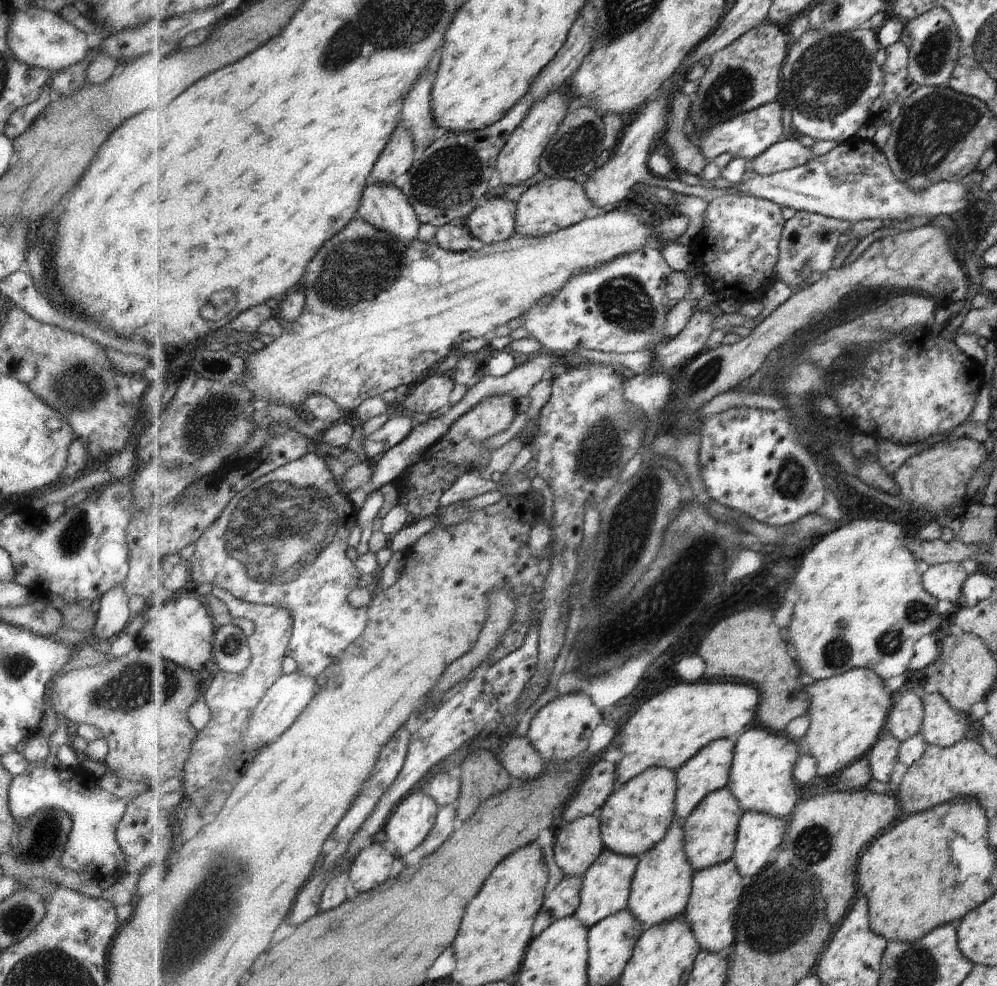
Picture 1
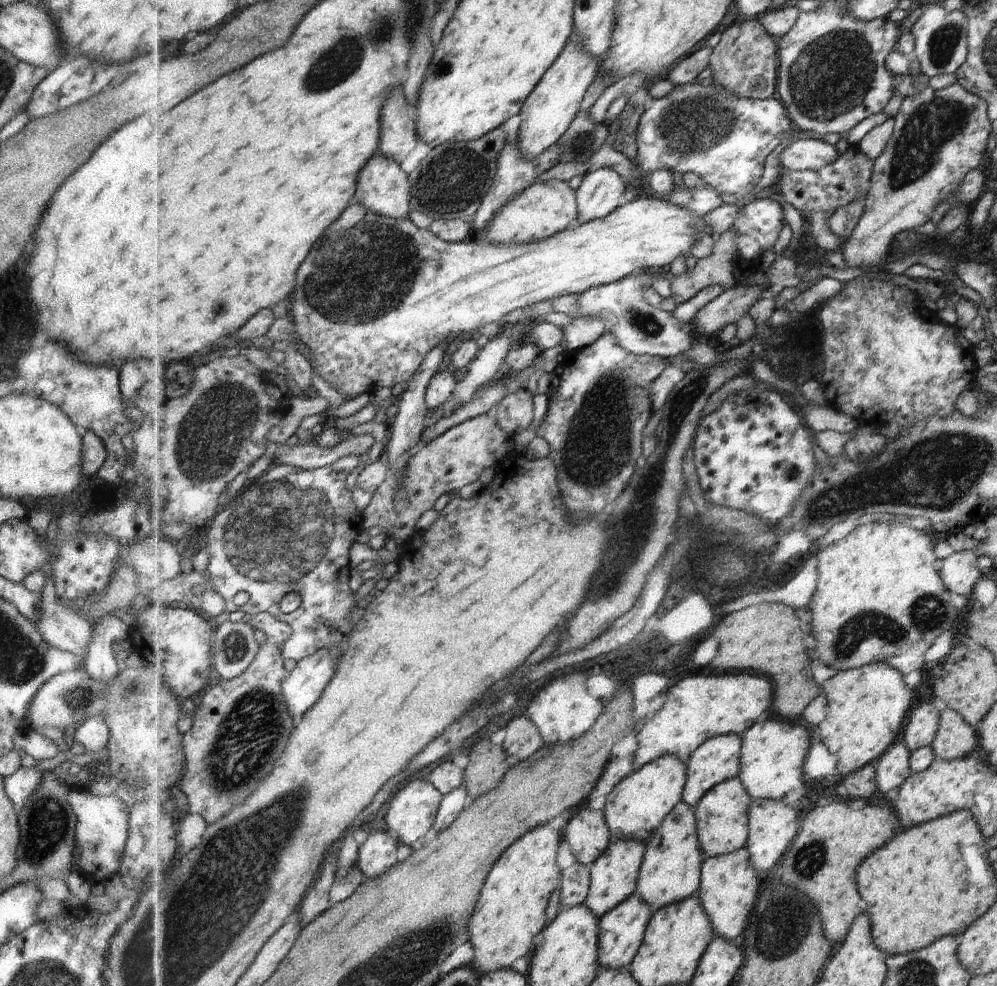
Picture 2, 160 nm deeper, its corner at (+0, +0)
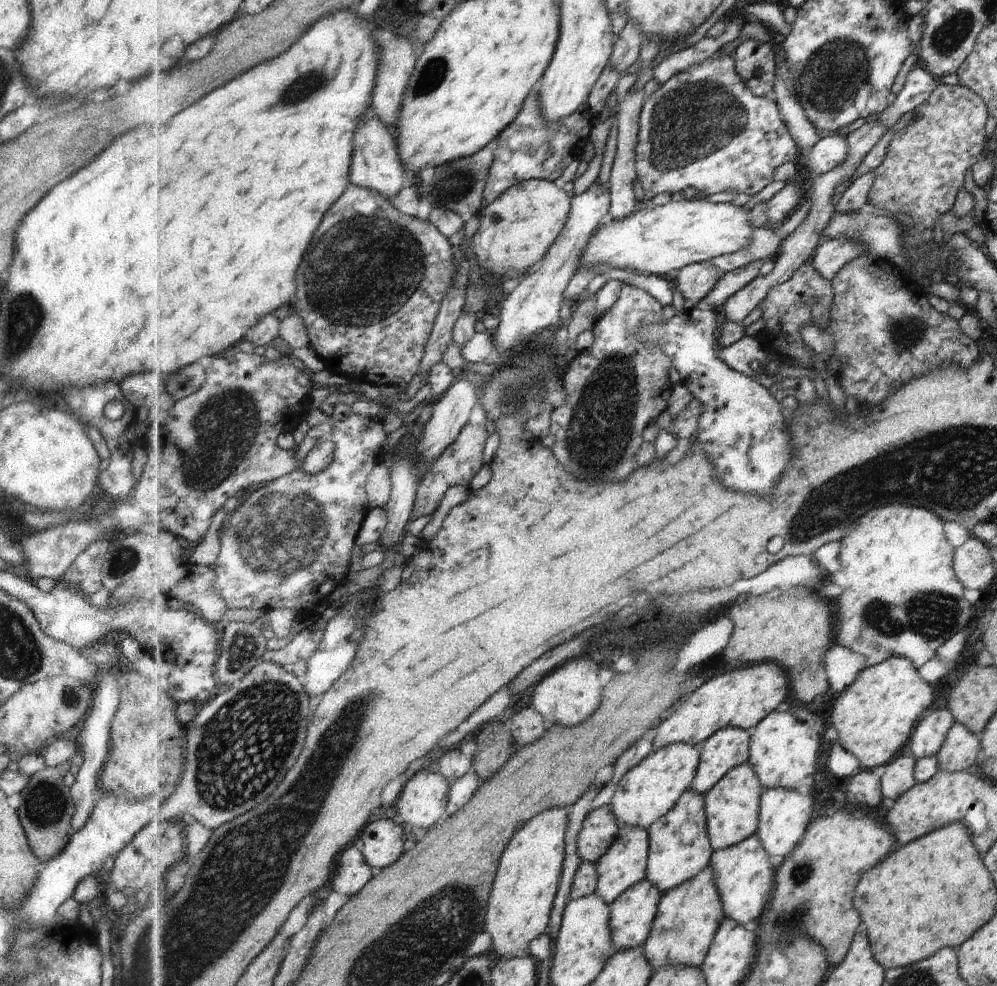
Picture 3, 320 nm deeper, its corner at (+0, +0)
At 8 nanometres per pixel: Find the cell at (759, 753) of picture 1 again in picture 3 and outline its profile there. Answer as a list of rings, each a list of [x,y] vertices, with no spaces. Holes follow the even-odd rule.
[[[794,706],[786,711],[773,711],[752,730],[750,740],[750,760],[760,783],[765,789],[781,787],[809,793],[815,772],[819,752],[821,752],[821,732],[817,730],[819,718],[810,707]]]

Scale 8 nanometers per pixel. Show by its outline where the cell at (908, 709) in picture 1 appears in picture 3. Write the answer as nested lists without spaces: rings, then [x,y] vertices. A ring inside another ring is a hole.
[[[927,709],[915,727],[908,744],[912,756],[918,761],[937,755],[943,748],[946,732],[953,723],[953,717],[947,709]]]

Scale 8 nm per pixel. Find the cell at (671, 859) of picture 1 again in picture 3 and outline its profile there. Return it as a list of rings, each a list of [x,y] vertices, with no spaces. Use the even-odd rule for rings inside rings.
[[[687,789],[665,816],[655,821],[649,828],[650,856],[648,859],[647,879],[665,894],[678,887],[710,866],[711,857],[716,851],[708,833],[706,800],[704,795]]]

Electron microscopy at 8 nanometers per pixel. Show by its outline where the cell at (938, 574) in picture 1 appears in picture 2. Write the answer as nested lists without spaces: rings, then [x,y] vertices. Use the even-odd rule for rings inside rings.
[[[969,549],[953,551],[942,560],[939,572],[943,577],[943,584],[951,592],[970,597],[974,584],[980,579],[981,574],[975,566],[975,556]]]

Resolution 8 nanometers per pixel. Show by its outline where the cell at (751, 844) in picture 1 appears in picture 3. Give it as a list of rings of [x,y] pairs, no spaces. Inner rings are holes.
[[[781,787],[764,789],[757,834],[770,856],[780,855],[788,858],[801,844],[810,822],[821,808],[823,804],[817,806],[817,801],[810,793],[804,795],[802,792]]]

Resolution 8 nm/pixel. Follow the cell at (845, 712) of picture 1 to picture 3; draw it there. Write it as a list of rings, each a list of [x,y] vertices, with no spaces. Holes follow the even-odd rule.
[[[891,657],[865,669],[835,700],[830,724],[838,730],[844,747],[855,754],[865,770],[881,771],[909,744],[923,713],[935,702],[935,686],[927,682],[908,658]]]

